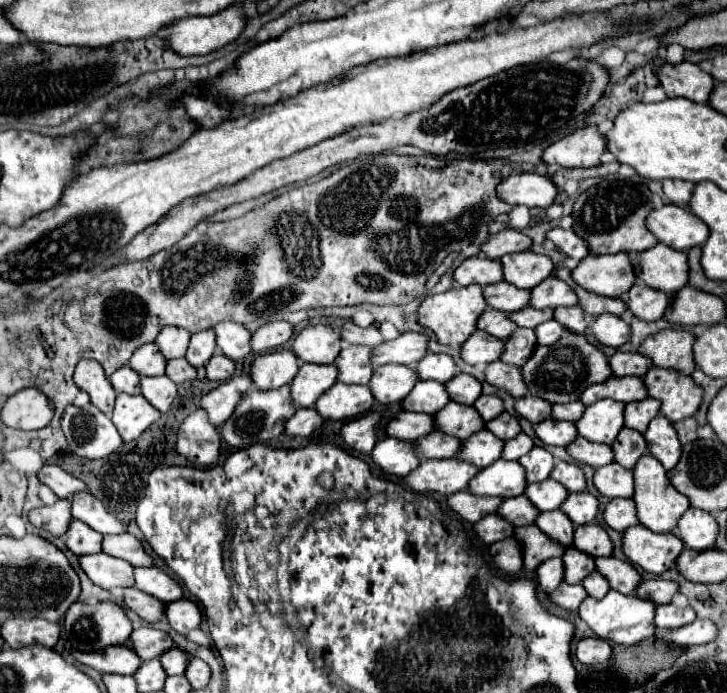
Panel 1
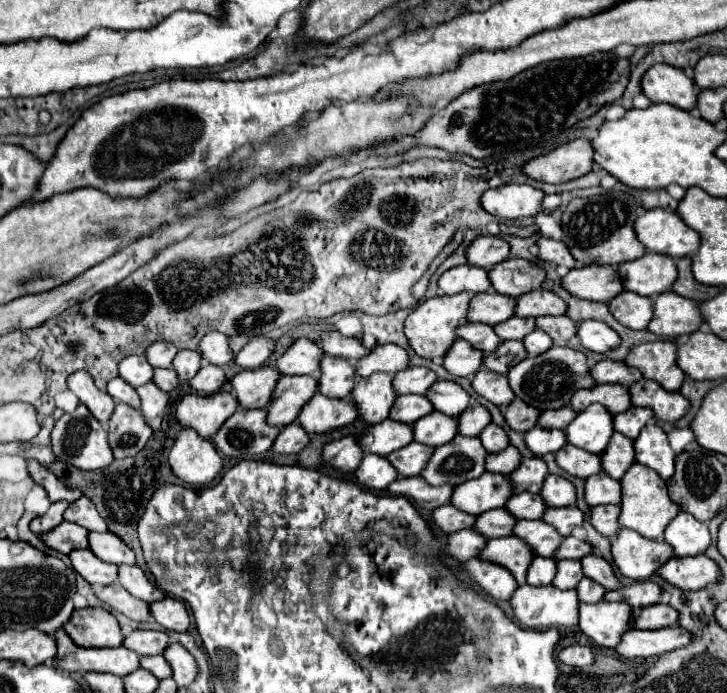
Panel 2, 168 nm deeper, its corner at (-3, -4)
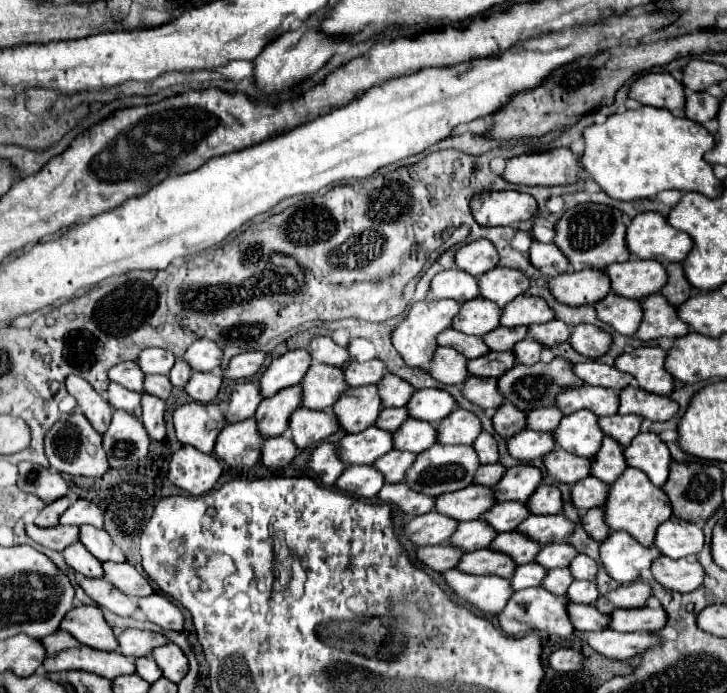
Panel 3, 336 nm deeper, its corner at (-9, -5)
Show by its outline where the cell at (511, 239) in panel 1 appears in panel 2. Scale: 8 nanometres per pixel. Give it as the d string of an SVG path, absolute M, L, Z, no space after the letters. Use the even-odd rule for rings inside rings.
M490 235L474 239L466 251L468 263L482 269L492 269L508 255L510 255L510 245L502 237L490 237Z

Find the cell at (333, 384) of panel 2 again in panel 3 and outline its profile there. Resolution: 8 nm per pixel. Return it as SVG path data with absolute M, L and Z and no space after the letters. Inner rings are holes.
M314 362L306 376L300 382L302 386L302 408L308 410L326 410L330 408L342 390L346 390L346 382L342 382L342 368L320 366Z

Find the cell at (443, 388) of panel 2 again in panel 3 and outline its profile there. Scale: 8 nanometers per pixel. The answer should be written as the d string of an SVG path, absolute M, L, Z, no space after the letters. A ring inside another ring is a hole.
M438 388L416 390L410 398L410 402L406 404L410 418L424 420L430 424L436 424L442 418L446 418L446 414L450 414L450 410L454 410L454 406L456 406L454 398L448 392L438 390Z

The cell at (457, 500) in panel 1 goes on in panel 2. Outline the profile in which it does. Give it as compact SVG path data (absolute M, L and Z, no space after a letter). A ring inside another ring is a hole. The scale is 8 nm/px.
M452 503L448 505L442 505L438 507L434 513L432 513L432 521L444 531L444 533L454 533L454 531L460 531L460 529L468 529L476 523L476 515L470 515L470 513L464 513L460 509L456 509Z

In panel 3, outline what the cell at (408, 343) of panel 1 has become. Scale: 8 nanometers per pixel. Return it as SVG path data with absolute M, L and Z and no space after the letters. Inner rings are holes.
M350 360L344 366L344 380L350 388L356 386L368 386L368 384L376 384L380 378L384 376L384 366L382 362L374 360L366 360L366 362L356 362Z

